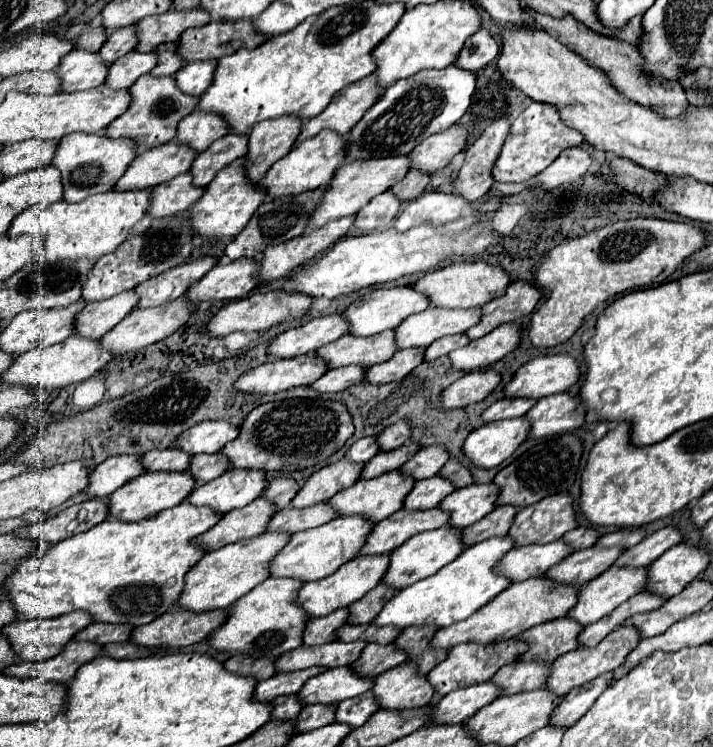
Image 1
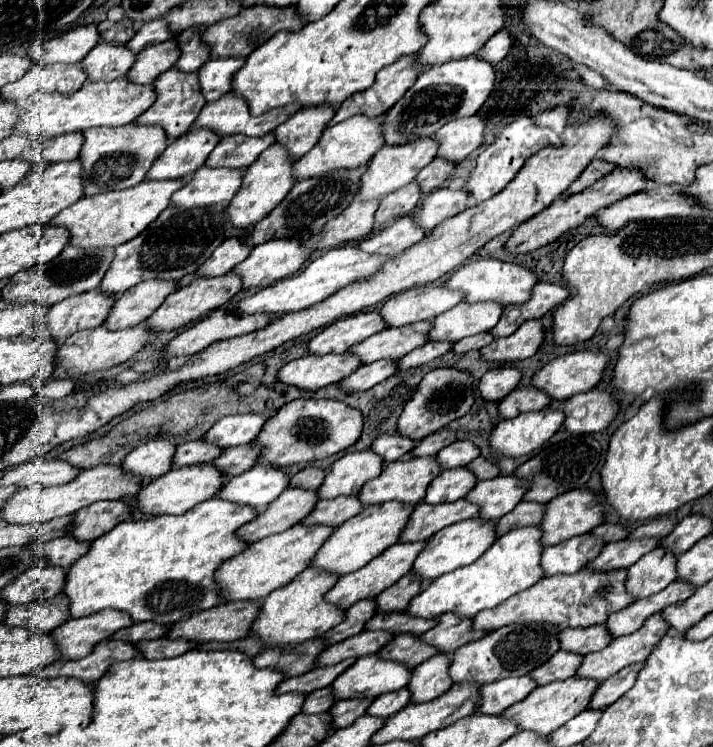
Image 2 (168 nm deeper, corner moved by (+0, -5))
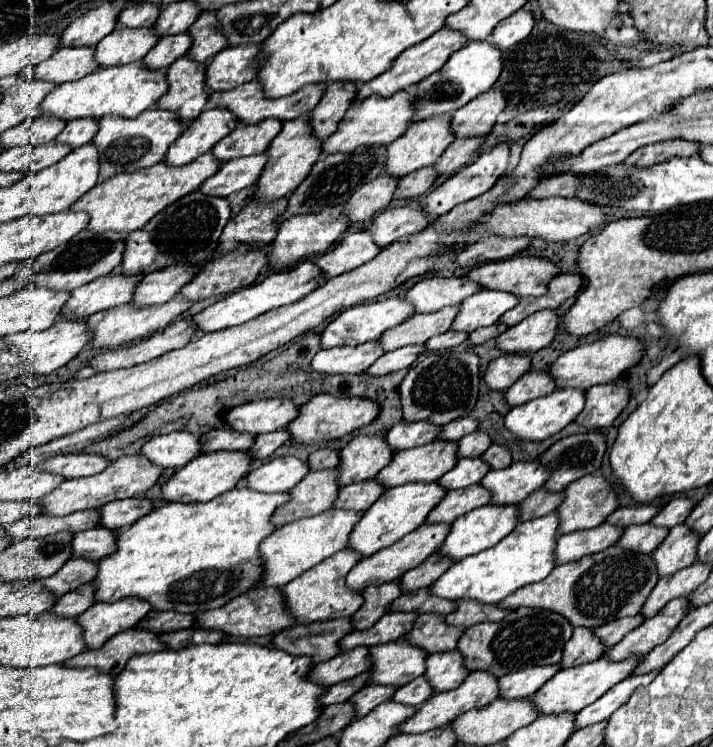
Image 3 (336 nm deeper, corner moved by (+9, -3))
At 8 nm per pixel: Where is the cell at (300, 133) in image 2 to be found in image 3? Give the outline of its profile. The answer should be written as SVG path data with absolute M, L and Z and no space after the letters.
M327 86L319 104L311 110L309 126L315 138L325 140L337 128L337 122L343 118L345 110L351 106L355 86Z

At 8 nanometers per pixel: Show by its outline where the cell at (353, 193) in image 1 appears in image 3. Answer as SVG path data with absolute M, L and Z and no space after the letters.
M445 114L441 118L429 118L413 122L405 134L401 134L397 140L387 144L387 162L385 162L385 174L391 178L403 178L409 172L421 170L425 166L433 166L437 158L443 154L443 150L455 140L449 132L449 118L451 114Z

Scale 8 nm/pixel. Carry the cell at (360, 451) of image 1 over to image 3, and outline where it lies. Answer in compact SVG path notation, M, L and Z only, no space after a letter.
M399 422L391 430L387 430L385 442L389 444L389 448L393 452L407 450L407 448L417 448L417 446L423 446L423 444L435 440L439 430L441 430L439 426L433 426L429 422L415 422L415 424Z

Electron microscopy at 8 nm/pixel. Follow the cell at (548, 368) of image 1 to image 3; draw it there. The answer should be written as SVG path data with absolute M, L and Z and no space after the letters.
M607 336L603 340L577 346L565 354L561 354L553 366L547 370L551 378L555 380L557 388L579 388L587 390L595 384L607 384L619 378L625 370L635 366L643 354L643 344L639 344L635 338L623 338L623 336Z

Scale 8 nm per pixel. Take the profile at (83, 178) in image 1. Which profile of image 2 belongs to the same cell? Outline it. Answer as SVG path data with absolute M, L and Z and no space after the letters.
M126 124L118 128L98 126L84 132L84 146L80 154L80 162L84 166L84 184L86 196L94 196L108 190L124 190L140 184L146 178L146 172L154 164L154 160L166 150L168 136L162 126L140 126Z

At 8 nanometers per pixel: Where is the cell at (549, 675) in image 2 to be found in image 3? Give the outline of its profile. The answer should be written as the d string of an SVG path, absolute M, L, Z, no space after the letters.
M575 628L571 640L563 646L563 656L559 666L561 668L573 668L581 666L593 660L599 660L603 654L605 646L597 636L593 636L591 630L587 628Z

